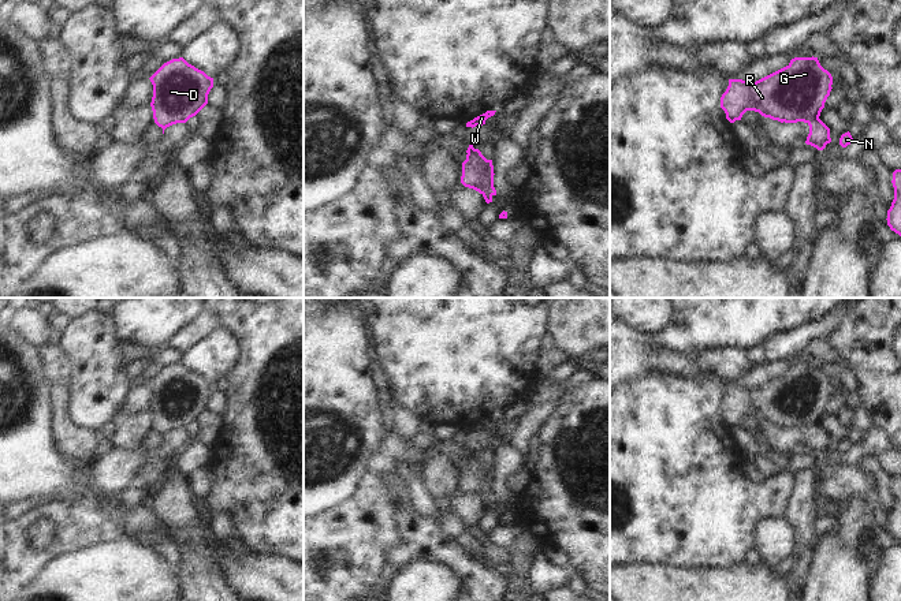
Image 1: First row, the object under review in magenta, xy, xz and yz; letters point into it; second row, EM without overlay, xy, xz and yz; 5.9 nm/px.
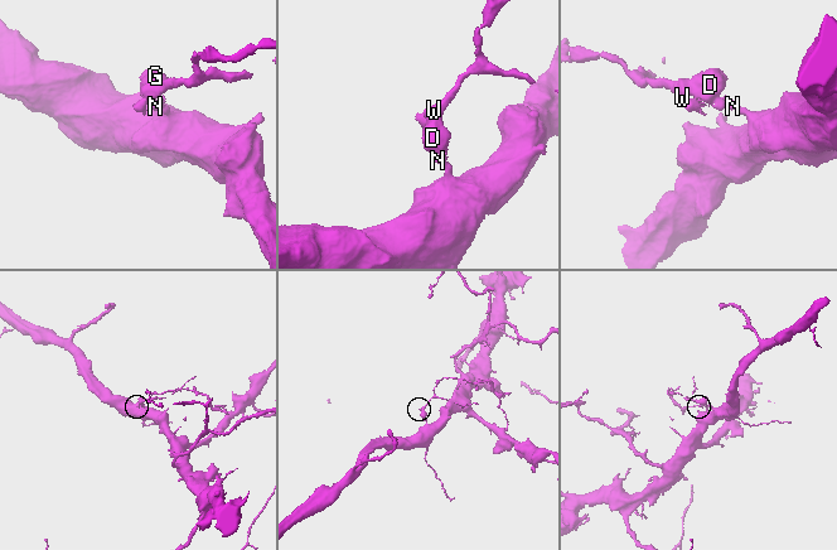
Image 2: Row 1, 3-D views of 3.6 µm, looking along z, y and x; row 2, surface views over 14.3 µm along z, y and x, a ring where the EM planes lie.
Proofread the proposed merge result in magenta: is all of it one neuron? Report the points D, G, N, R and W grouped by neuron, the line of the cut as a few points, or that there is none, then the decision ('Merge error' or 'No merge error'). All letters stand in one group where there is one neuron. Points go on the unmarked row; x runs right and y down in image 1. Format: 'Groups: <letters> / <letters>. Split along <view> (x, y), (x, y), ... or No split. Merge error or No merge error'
Groups: D G R W / N. Split along xz (484, 488), (492, 500). Merge error.

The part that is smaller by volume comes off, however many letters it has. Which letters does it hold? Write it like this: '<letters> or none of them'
D, G, R, W

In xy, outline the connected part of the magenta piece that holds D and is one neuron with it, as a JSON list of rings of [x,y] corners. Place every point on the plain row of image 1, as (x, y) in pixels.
[[[183,363],[164,369],[149,385],[153,391],[153,425],[163,436],[196,422],[208,410],[213,393],[213,384]]]

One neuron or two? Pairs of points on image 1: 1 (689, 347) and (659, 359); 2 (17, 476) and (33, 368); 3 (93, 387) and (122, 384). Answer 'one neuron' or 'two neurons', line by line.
1: two neurons
2: one neuron
3: one neuron

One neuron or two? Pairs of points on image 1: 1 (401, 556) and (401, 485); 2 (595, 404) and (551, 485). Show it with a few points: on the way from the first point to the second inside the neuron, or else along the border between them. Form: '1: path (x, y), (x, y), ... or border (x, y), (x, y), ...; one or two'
1: path (408, 538), (408, 516), (404, 503); one
2: path (580, 421), (570, 445), (570, 455), (563, 465); one

